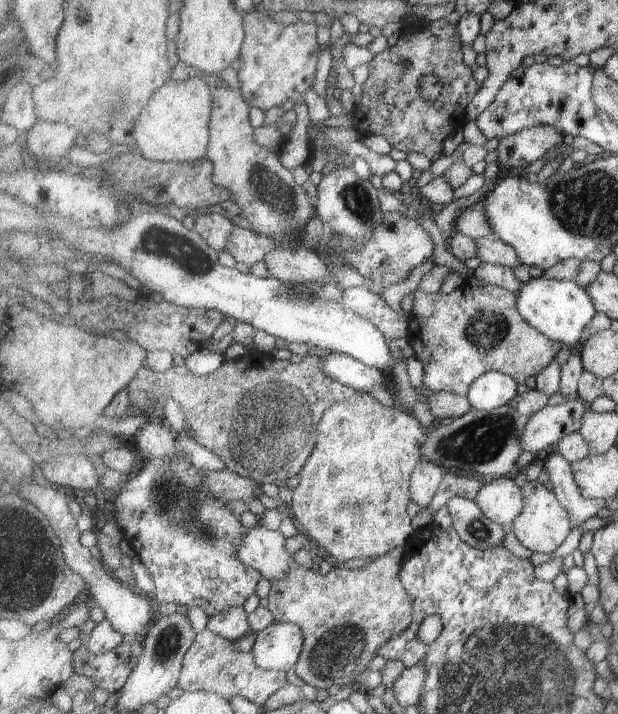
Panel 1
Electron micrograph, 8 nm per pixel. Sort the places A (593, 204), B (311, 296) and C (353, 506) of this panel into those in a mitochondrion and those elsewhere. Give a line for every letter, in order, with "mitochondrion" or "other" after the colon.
A: mitochondrion
B: mitochondrion
C: mitochondrion

